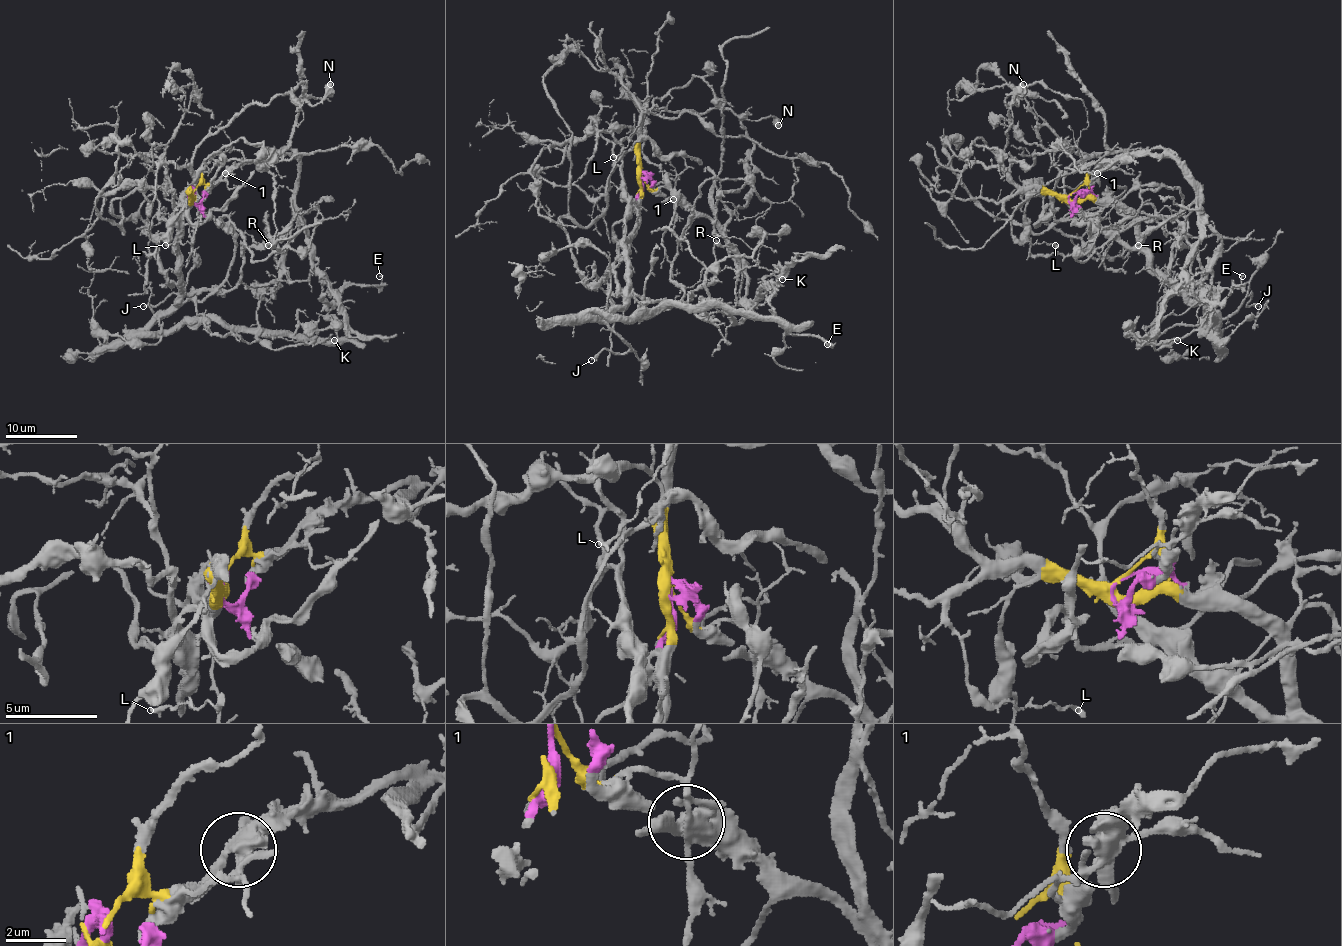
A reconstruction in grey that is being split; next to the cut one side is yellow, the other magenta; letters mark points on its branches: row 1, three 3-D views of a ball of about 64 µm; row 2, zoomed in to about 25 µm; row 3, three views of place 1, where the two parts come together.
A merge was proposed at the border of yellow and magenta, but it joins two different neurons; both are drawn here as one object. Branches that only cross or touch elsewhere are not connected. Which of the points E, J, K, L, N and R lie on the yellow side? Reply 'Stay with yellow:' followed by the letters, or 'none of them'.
Stay with yellow: J, K, L, N

